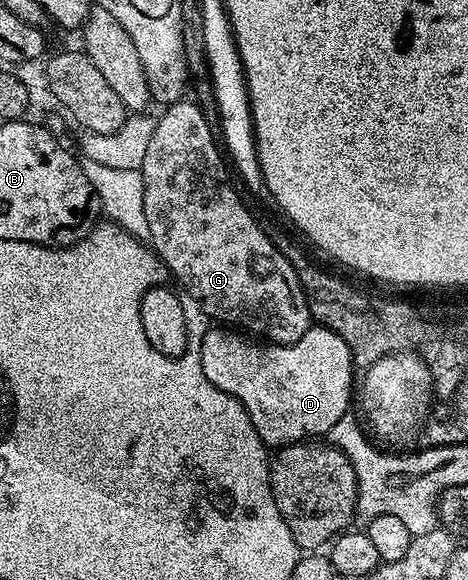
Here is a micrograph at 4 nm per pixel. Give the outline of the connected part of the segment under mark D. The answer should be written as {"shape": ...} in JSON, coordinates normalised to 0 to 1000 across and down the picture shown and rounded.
{"shape":[[[665,560],[662,569],[641,579],[641,586],[605,597],[536,586],[524,574],[502,572],[491,566],[457,567],[466,569],[444,571],[432,583],[432,598],[419,605],[436,648],[451,666],[470,669],[472,679],[506,686],[530,710],[556,759],[568,771],[600,772],[620,769],[626,762],[686,757],[679,753],[686,748],[688,753],[703,750],[718,724],[726,724],[726,717],[735,717],[750,705],[756,634],[748,602],[724,576],[697,562]]]}

